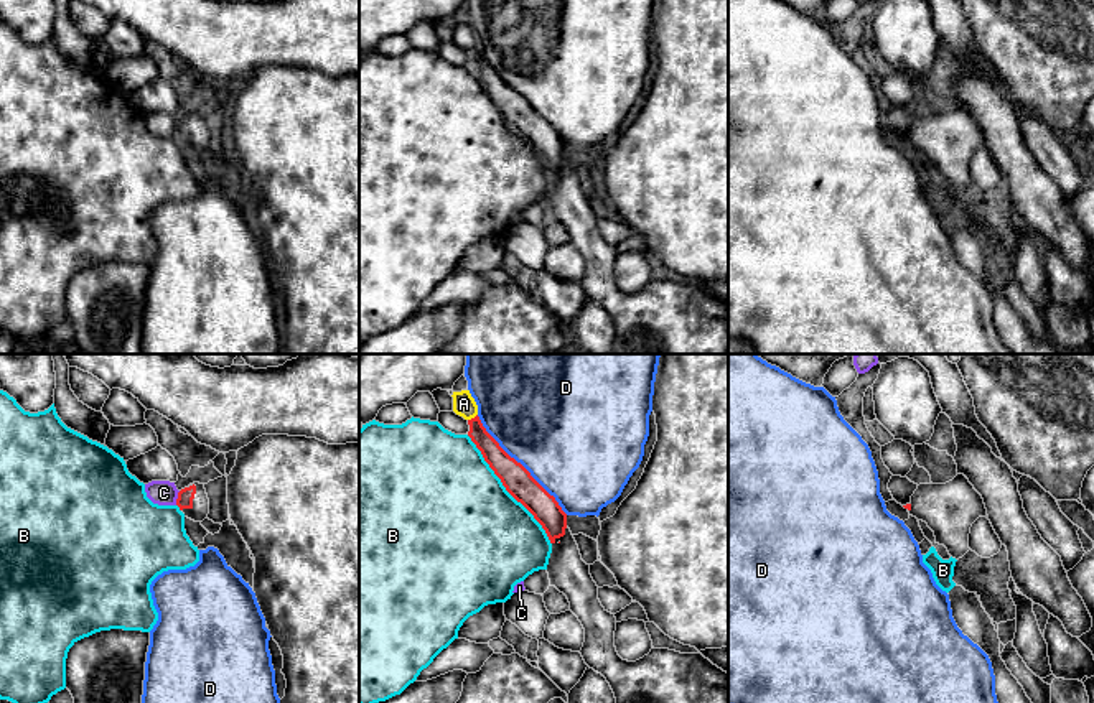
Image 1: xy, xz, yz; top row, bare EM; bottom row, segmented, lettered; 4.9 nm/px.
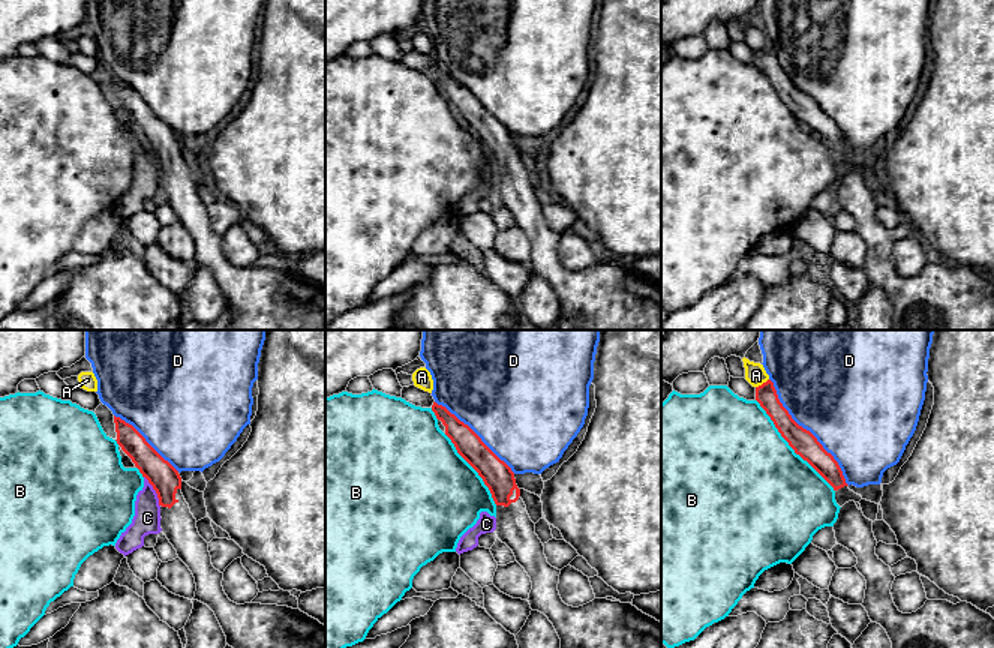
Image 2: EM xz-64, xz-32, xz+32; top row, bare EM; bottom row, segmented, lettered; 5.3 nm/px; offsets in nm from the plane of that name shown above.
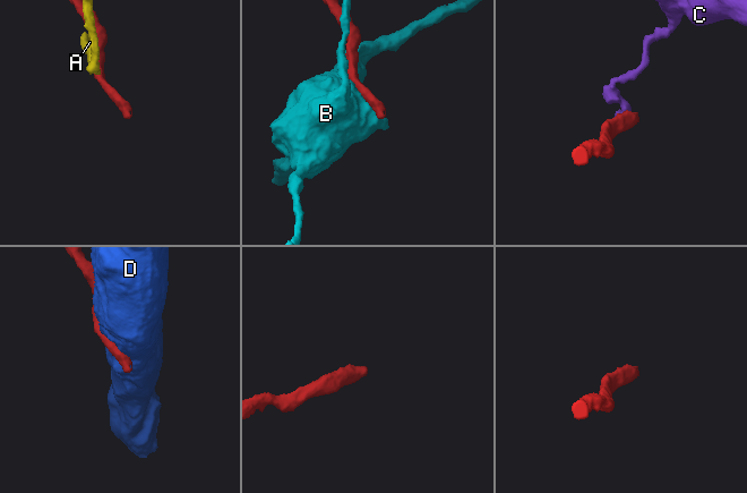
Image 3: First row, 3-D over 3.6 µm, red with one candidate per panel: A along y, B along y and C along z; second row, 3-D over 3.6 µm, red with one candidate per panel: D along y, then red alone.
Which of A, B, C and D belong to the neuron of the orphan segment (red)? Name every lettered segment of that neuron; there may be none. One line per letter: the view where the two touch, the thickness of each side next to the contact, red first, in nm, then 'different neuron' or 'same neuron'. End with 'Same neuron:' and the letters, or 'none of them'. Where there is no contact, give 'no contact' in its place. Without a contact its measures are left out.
A: xz | 110/110 nm | different neuron
B: xz | 140/500 nm | different neuron
C: xy | 80/130 nm | different neuron
D: xz | 140/500 nm | different neuron
Same neuron: none of them

